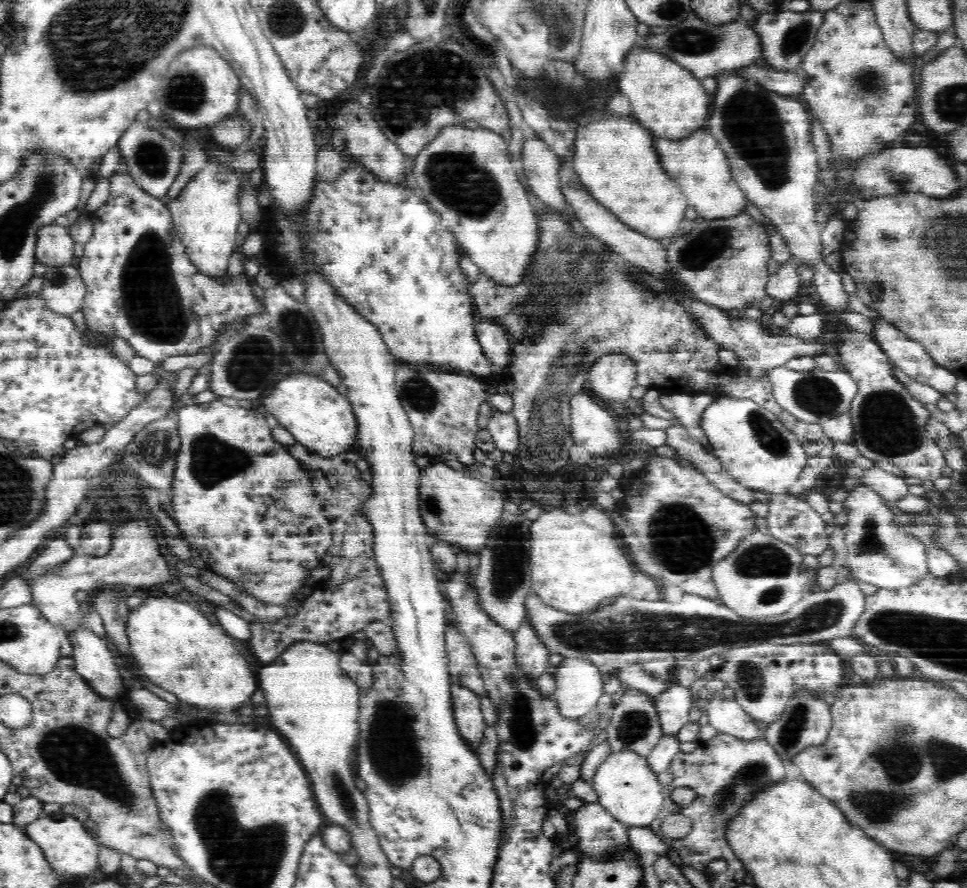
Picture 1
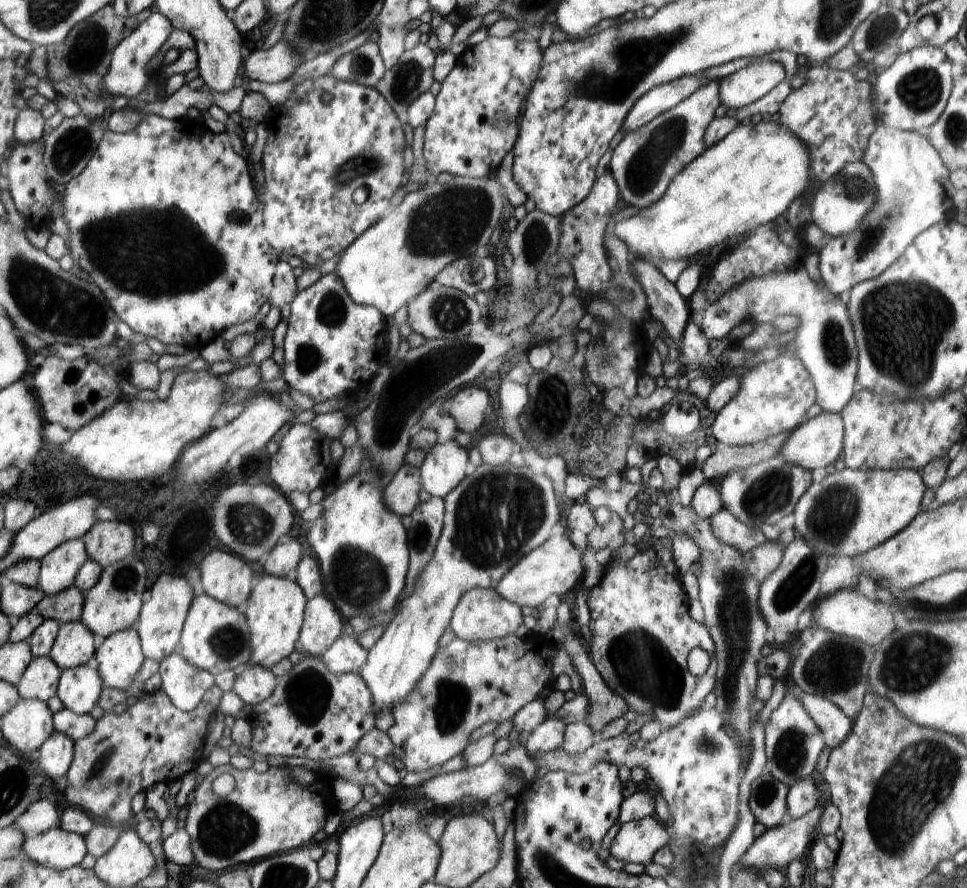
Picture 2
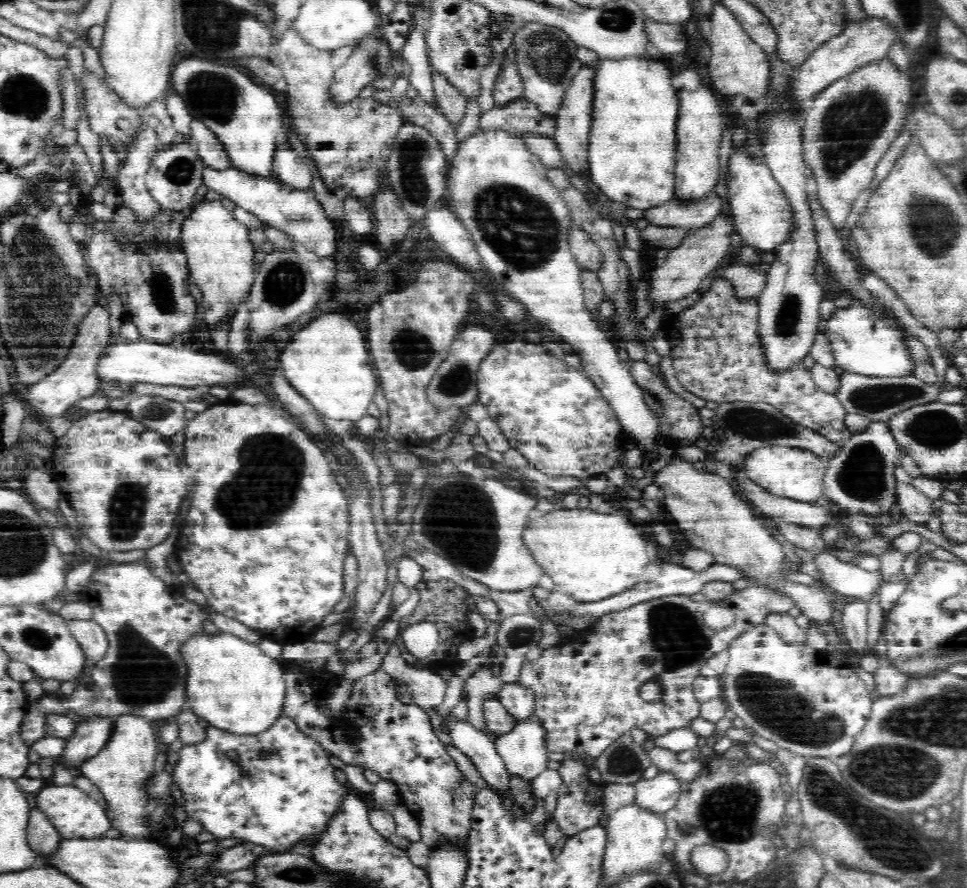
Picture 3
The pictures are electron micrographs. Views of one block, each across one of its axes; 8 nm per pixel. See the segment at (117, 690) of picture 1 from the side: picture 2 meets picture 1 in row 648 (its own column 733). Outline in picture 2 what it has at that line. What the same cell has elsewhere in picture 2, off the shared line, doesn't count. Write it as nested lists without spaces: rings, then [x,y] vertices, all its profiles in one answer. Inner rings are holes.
[[[768,56],[752,60],[747,67],[736,70],[726,79],[718,80],[721,87],[721,104],[728,109],[737,110],[746,104],[756,102],[786,79],[784,67],[770,60]]]

